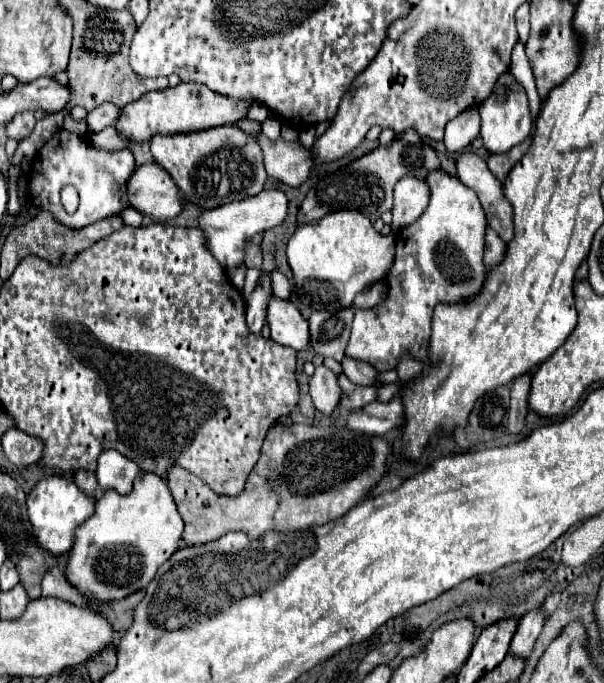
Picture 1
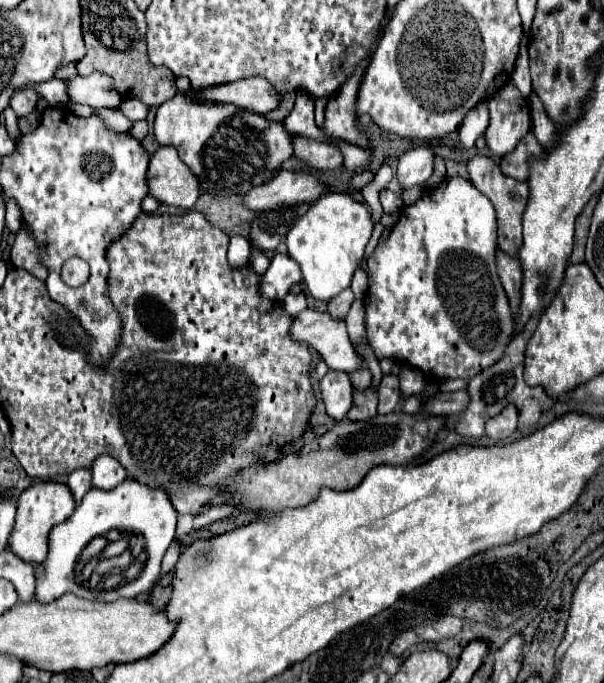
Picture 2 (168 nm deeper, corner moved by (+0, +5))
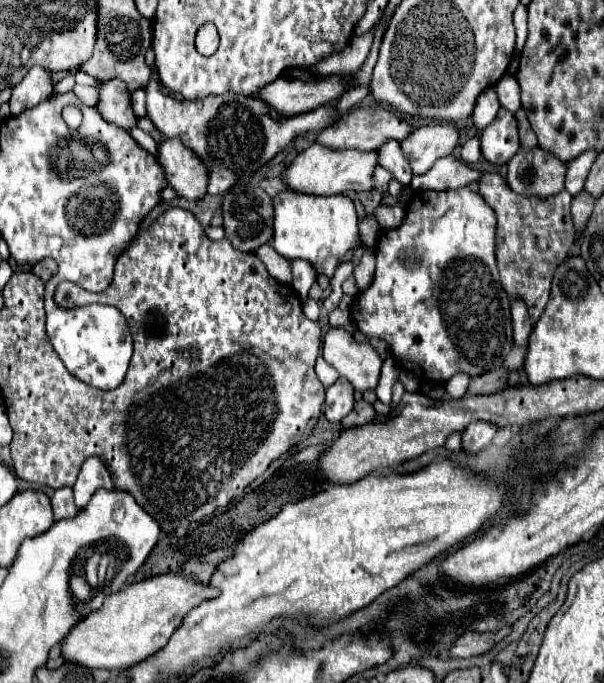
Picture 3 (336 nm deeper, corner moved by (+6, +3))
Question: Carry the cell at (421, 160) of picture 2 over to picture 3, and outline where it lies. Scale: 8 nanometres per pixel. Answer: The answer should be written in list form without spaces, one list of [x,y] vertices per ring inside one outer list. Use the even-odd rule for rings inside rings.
[[[436,123],[418,127],[408,139],[402,141],[402,151],[410,161],[414,175],[424,175],[434,161],[450,155],[460,143],[460,131],[452,125]]]

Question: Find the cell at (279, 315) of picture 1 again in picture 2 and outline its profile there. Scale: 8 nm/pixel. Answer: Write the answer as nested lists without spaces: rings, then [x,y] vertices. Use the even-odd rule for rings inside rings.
[[[304,309],[300,315],[296,315],[290,327],[290,337],[292,341],[312,347],[330,369],[348,373],[356,371],[360,365],[358,353],[348,337],[346,323],[334,321],[322,311]]]

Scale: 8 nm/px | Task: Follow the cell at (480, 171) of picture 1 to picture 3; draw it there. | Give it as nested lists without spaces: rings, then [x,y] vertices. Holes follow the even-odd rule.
[[[484,173],[480,179],[480,195],[498,217],[496,259],[502,287],[510,299],[522,299],[530,317],[536,321],[550,299],[552,275],[558,263],[566,259],[566,253],[574,243],[574,223],[570,217],[572,197],[568,191],[546,199],[522,197],[514,193],[506,179],[502,179],[498,173]]]

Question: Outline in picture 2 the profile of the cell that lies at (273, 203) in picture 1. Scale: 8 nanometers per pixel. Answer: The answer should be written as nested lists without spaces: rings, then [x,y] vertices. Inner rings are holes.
[[[280,171],[272,181],[260,187],[252,187],[252,191],[244,197],[244,207],[252,213],[274,211],[316,199],[320,195],[320,189],[324,189],[324,183],[318,183],[312,175]]]

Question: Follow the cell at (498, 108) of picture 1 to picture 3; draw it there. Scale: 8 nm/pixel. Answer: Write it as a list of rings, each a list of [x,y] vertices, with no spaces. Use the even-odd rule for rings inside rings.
[[[498,111],[498,117],[482,131],[482,157],[492,165],[506,165],[514,153],[518,153],[518,127],[512,113]]]

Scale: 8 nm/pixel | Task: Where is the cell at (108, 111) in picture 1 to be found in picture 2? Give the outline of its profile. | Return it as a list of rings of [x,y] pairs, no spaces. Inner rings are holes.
[[[124,99],[118,107],[120,113],[124,113],[130,121],[138,121],[138,119],[146,119],[148,115],[148,107],[144,103],[140,103],[138,99]]]

